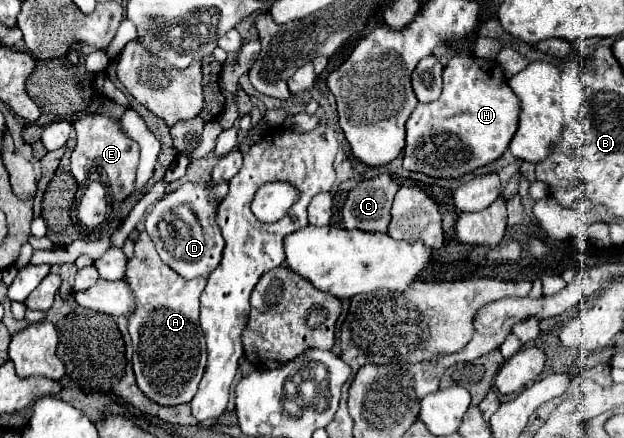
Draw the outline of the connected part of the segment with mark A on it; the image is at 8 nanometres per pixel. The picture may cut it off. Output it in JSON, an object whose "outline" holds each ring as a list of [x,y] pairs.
{"outline":[[[146,232],[136,240],[126,280],[134,288],[134,294],[138,294],[138,310],[128,318],[128,330],[134,344],[132,366],[138,388],[162,406],[190,402],[206,366],[206,342],[200,330],[200,294],[206,280],[186,280],[176,274],[160,260],[154,242]]]}

